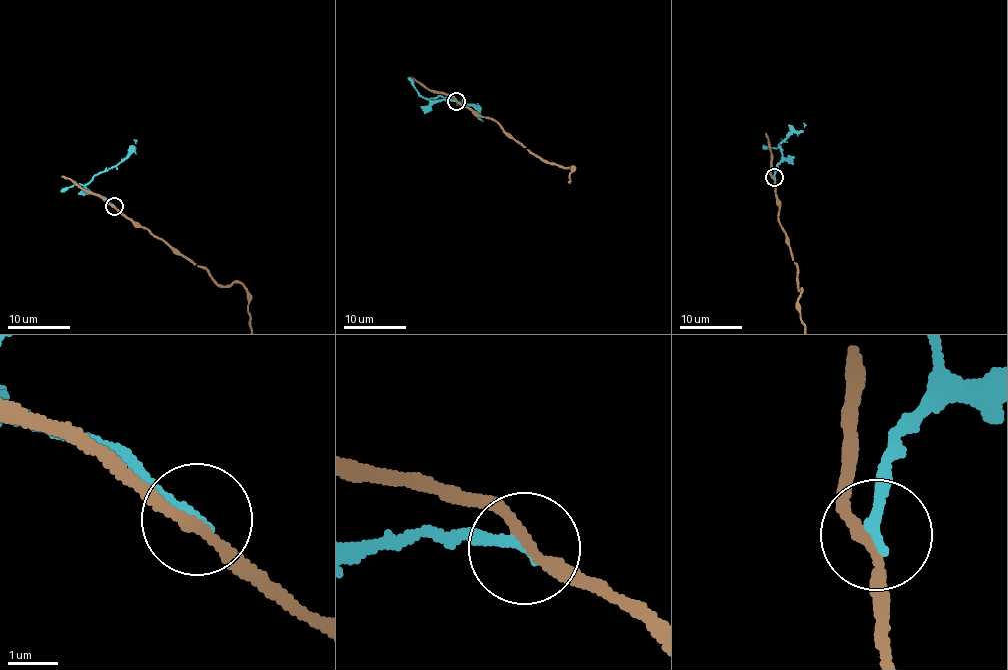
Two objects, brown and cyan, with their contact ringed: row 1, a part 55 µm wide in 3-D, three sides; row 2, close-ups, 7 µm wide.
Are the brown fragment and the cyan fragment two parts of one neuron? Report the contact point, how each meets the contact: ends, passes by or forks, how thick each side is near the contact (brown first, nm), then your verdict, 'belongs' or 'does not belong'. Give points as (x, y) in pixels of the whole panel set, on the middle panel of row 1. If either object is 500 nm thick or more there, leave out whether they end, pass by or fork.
place (456, 101); brown passes by; cyan ends; calibres 200 and 240 nm; does not belong

